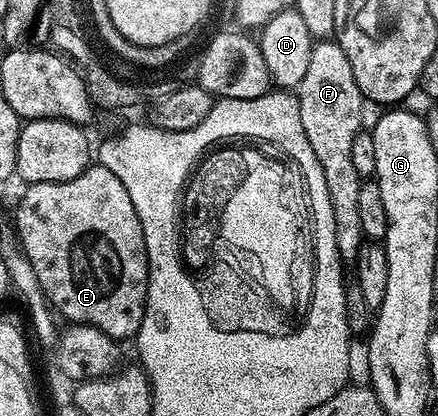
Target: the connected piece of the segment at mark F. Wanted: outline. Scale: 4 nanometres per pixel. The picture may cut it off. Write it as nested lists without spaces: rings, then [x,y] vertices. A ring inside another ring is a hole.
[[[321,40],[313,46],[310,67],[306,67],[306,75],[302,75],[298,96],[302,128],[306,130],[306,139],[310,139],[310,147],[314,147],[318,163],[322,163],[322,175],[326,177],[326,188],[330,191],[339,254],[345,266],[352,267],[355,266],[358,251],[365,244],[366,238],[358,212],[358,191],[362,178],[358,171],[354,171],[350,147],[362,132],[363,125],[360,124],[364,121],[366,99],[360,94],[358,83],[354,83],[354,71],[350,71],[350,61],[346,59],[346,53],[335,40]]]

